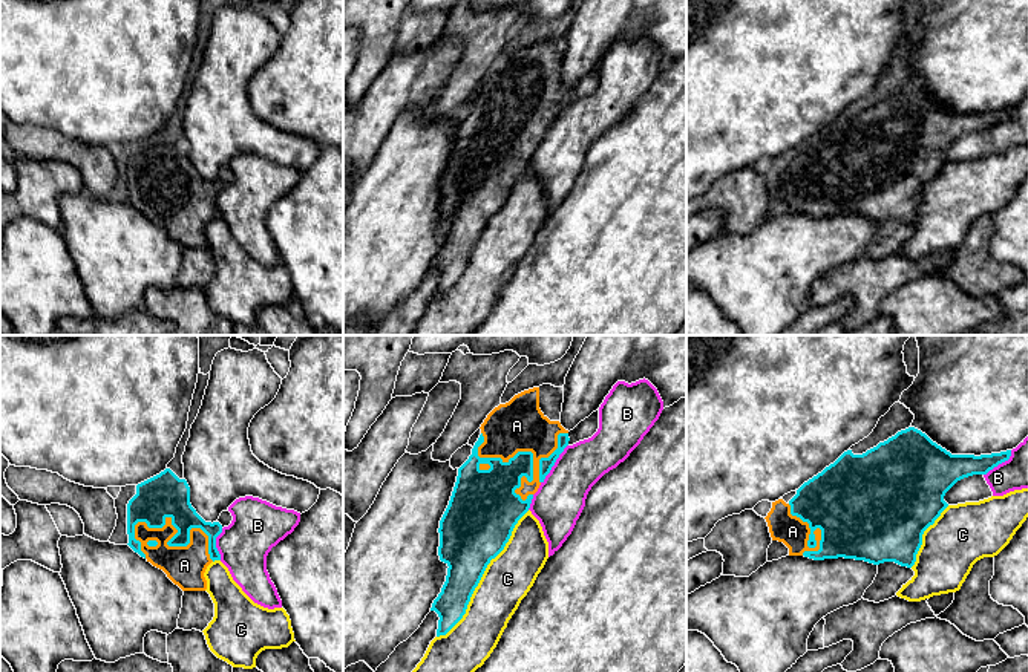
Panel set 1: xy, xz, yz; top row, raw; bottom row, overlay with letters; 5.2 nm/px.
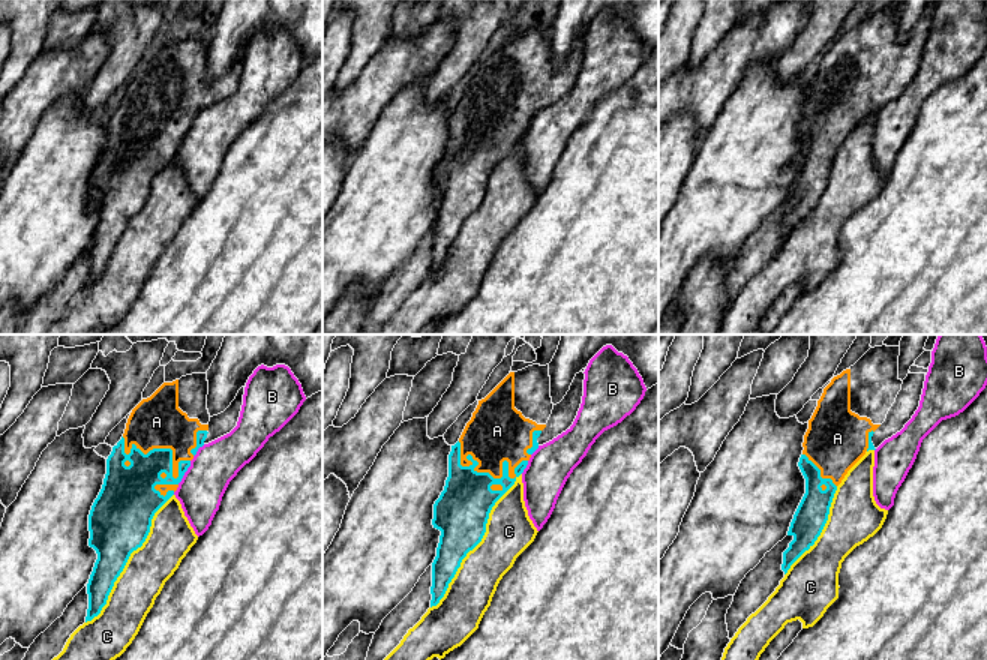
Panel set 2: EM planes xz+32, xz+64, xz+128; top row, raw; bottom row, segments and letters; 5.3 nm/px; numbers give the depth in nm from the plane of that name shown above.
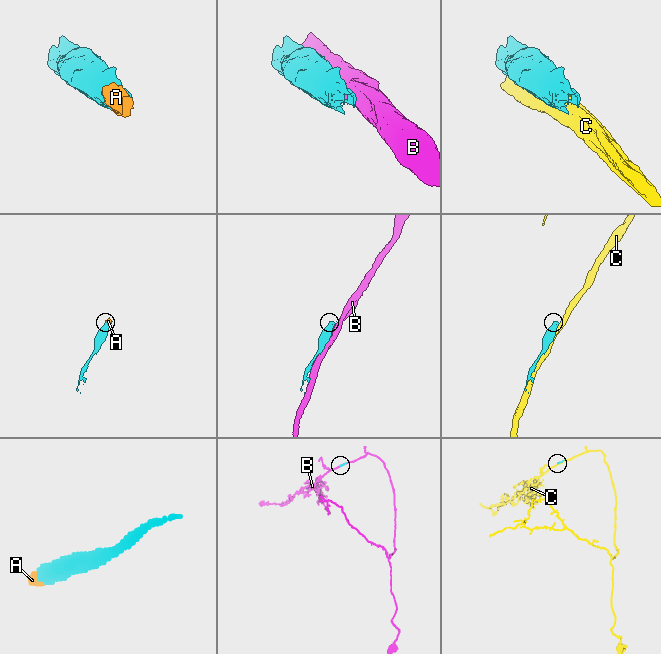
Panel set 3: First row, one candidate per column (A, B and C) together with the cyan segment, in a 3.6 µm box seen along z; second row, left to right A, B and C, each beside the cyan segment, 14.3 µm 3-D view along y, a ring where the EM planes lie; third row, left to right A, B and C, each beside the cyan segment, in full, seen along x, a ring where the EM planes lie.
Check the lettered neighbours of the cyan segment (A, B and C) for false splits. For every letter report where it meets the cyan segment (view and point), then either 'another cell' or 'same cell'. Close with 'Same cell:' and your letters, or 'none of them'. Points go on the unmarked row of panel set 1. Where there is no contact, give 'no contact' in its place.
A: xy (173, 202) | same cell
B: xz (553, 121) | another cell
C: xz (481, 233) | another cell
Same cell: A

